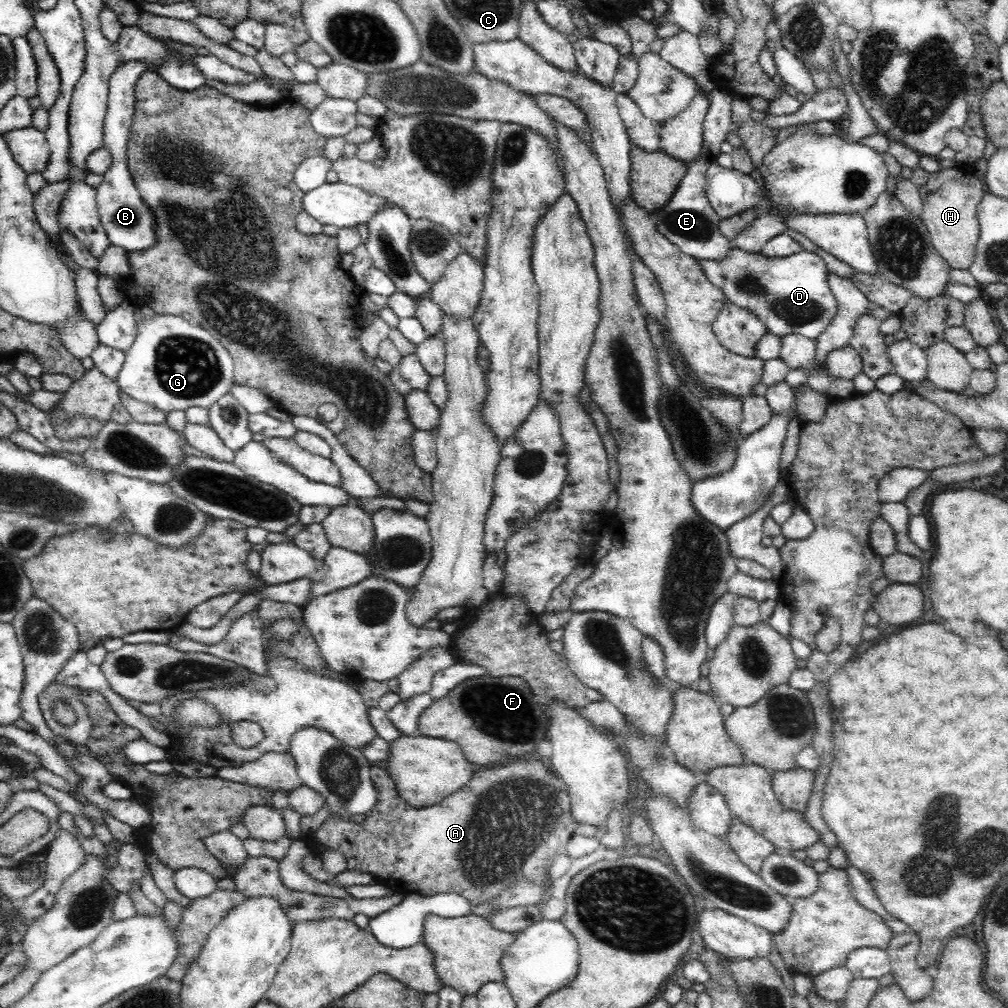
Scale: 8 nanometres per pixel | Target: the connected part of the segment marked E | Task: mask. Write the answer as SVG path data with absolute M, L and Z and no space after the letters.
M714 87L703 122L701 149L694 159L687 162L686 175L674 190L674 194L668 198L668 202L660 207L660 210L656 210L650 215L650 220L654 223L658 233L681 249L684 254L689 254L695 259L718 260L718 258L728 256L732 247L732 242L717 230L720 218L710 206L705 188L708 181L707 172L714 166L714 162L721 152L721 144L727 138L728 130L733 128L731 107L735 98L736 96L732 92Z

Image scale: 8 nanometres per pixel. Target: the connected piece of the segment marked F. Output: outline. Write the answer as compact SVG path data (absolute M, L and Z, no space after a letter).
M488 674L468 678L460 682L448 696L433 702L425 710L425 716L420 716L420 734L427 734L430 738L446 738L458 742L464 751L464 756L474 765L481 768L495 766L522 758L522 752L530 752L536 742L547 739L550 719L542 710L542 704L534 700L531 686L520 677L491 677Z

